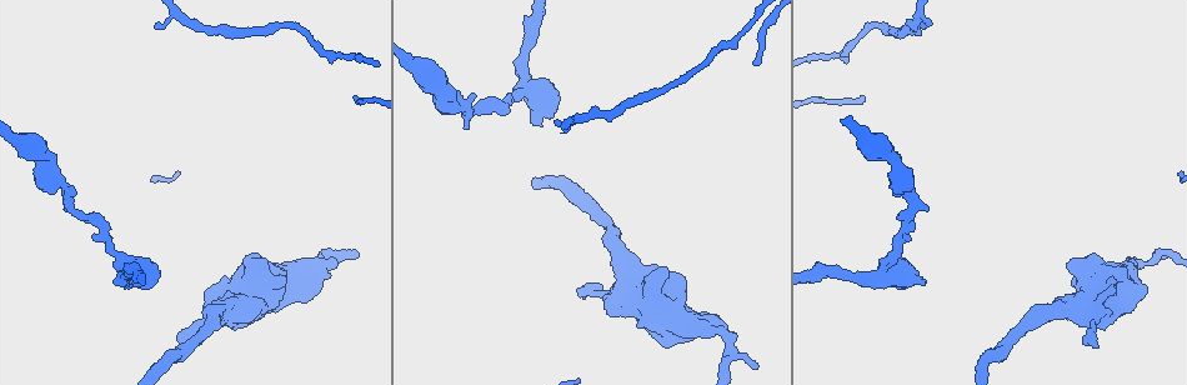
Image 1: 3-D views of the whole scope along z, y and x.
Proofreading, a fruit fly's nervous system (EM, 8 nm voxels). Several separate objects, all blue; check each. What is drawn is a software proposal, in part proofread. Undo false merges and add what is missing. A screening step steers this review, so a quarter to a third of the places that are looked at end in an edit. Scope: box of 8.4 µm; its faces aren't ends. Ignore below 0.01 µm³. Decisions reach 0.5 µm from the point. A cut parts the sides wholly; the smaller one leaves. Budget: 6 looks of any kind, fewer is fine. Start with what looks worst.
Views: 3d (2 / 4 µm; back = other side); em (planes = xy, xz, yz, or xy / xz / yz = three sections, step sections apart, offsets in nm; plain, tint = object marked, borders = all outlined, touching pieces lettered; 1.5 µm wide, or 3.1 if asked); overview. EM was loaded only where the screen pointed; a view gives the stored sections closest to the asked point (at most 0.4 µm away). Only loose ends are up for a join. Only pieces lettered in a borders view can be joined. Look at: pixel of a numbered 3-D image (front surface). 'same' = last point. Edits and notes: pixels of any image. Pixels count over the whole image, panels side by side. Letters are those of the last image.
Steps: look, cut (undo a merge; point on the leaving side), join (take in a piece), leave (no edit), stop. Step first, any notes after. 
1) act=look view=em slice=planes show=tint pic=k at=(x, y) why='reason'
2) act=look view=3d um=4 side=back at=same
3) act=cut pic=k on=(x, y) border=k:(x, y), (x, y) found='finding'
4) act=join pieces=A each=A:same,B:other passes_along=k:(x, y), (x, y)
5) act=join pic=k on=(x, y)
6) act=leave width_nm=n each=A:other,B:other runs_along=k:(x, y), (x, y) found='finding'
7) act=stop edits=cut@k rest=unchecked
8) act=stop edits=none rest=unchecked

act=look view=em slice=planes show=tint pic=1 at=(732, 346) why='arms part here'

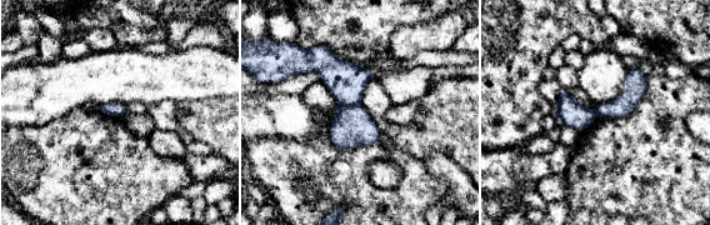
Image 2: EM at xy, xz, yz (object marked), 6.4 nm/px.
act=look view=em slice=planes show=borders at=same

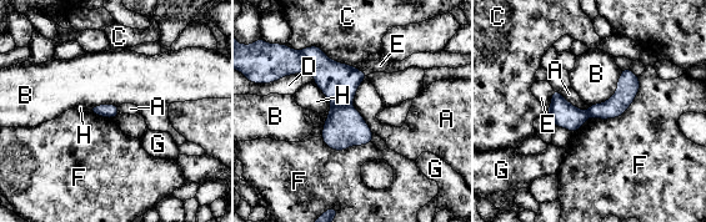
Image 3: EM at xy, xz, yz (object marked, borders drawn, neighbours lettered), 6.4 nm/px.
act=cut pic=3 on=(344, 127) width_nm=100 longest_contact=C:400nm each=A:other,B:other,C:other,D:other,E:other,F:other,G:other,H:other found='two neurons meet here'

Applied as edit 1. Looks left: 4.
act=look view=overview

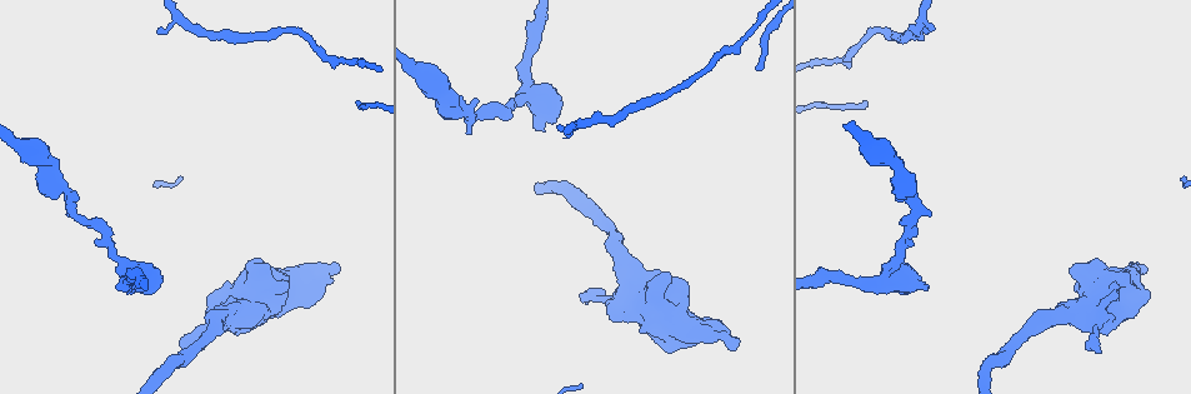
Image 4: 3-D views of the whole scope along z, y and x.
act=look view=3d um=2 pic=4 at=(582, 298) why='an open end'

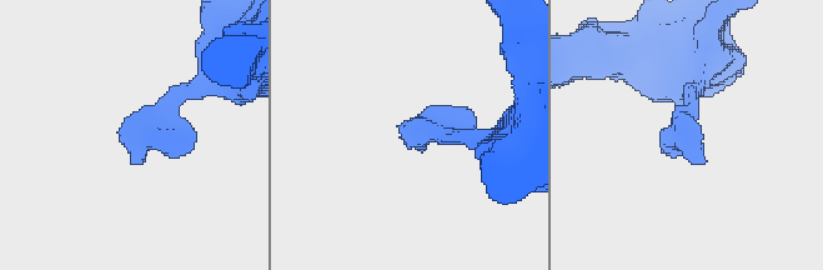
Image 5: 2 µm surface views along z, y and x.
act=look view=em slice=planes show=borders pic=5 at=(410, 144) why='need the tissue'

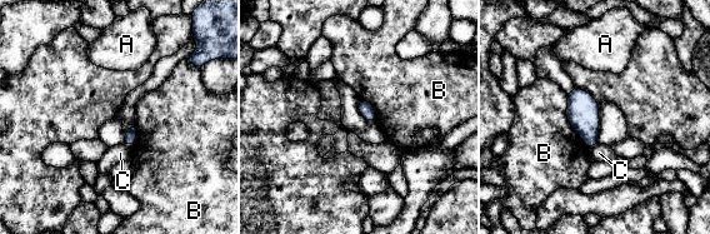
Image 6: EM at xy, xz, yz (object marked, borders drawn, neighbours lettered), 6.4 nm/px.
act=leave each=A:other,B:other,C:other border=6:(566, 94), (566, 120), (588, 148) found='none of them fits'

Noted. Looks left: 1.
act=stop edits=cut@3 rest=unchecked

